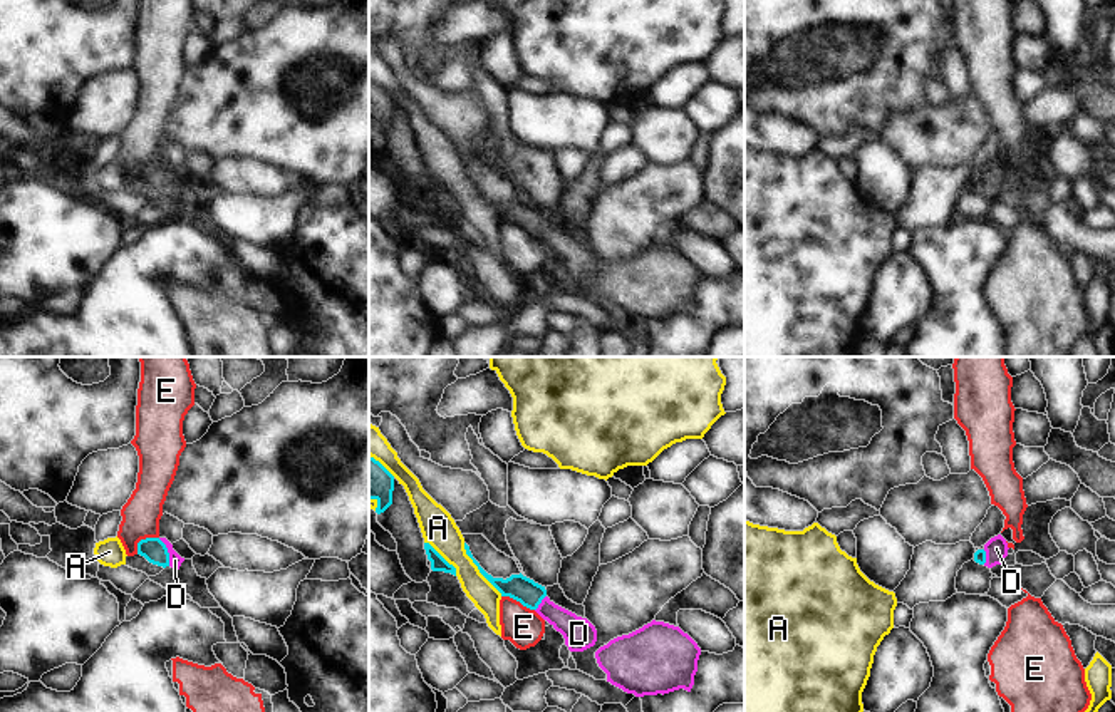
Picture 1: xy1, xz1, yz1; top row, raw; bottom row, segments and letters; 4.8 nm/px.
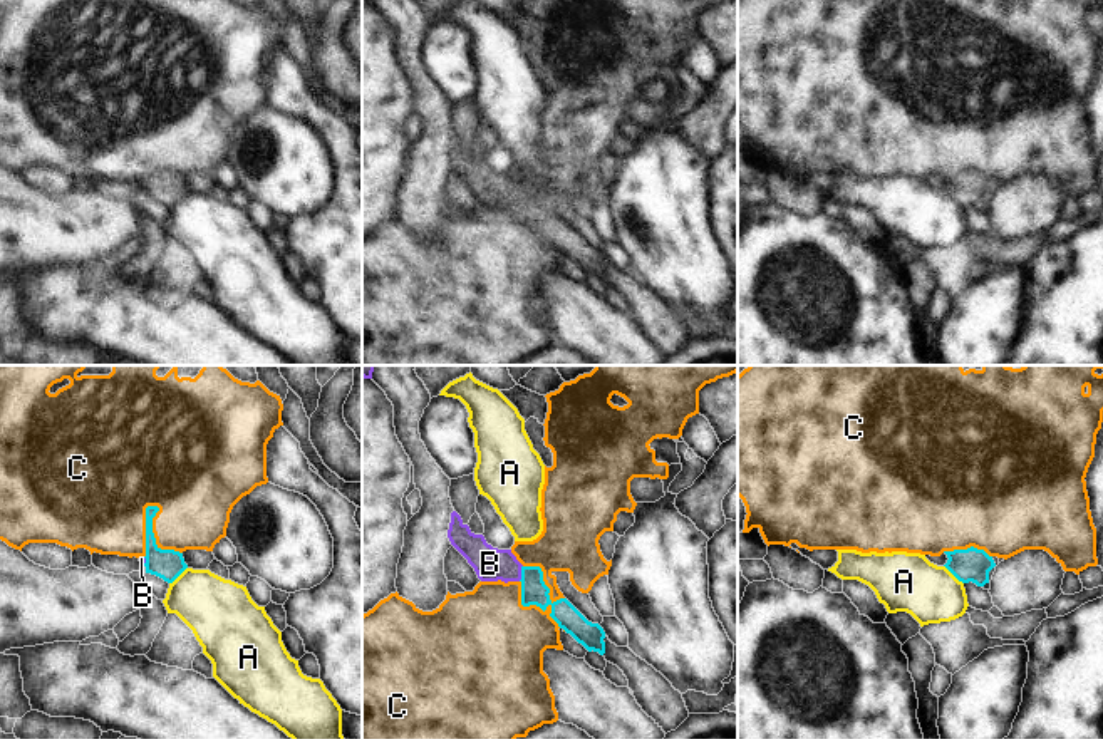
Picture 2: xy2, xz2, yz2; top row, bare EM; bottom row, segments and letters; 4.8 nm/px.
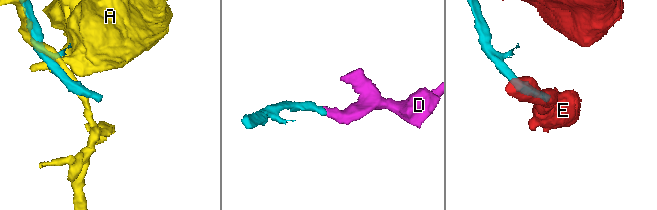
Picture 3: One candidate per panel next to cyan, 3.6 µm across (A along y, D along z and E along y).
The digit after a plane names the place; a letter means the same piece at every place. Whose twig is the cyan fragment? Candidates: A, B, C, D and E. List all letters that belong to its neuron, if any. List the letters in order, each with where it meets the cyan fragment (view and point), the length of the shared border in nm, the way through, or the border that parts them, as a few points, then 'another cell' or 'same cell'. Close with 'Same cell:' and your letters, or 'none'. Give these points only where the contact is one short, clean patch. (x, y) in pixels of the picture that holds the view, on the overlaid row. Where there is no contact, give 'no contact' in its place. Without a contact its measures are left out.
A: contact xz1 (478, 568); length 320 nm; another cell
B: contact xz2 (522, 573); length 80 nm; same cell
C: contact xz2 (548, 590); length 360 nm; another cell
D: contact xy1 (166, 552); length 150 nm; way xy1 (153, 550), (166, 552), (175, 560); same cell
E: contact xz1 (518, 600); length 180 nm; border xz1 (502, 595), (508, 595), (534, 610); another cell
Same cell: B, D

